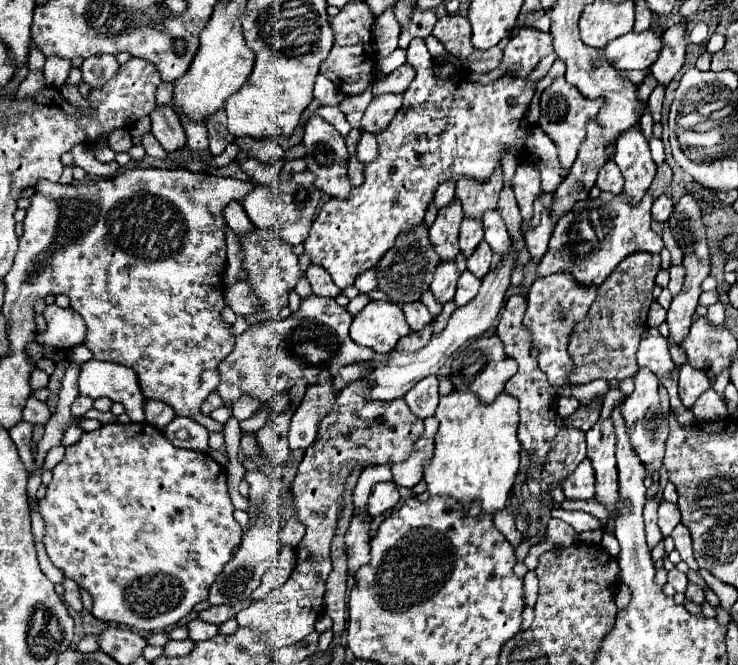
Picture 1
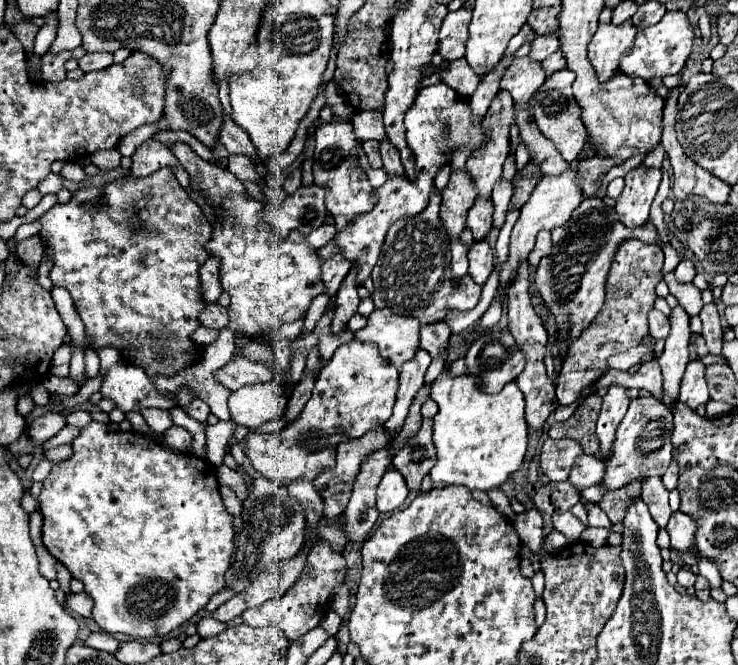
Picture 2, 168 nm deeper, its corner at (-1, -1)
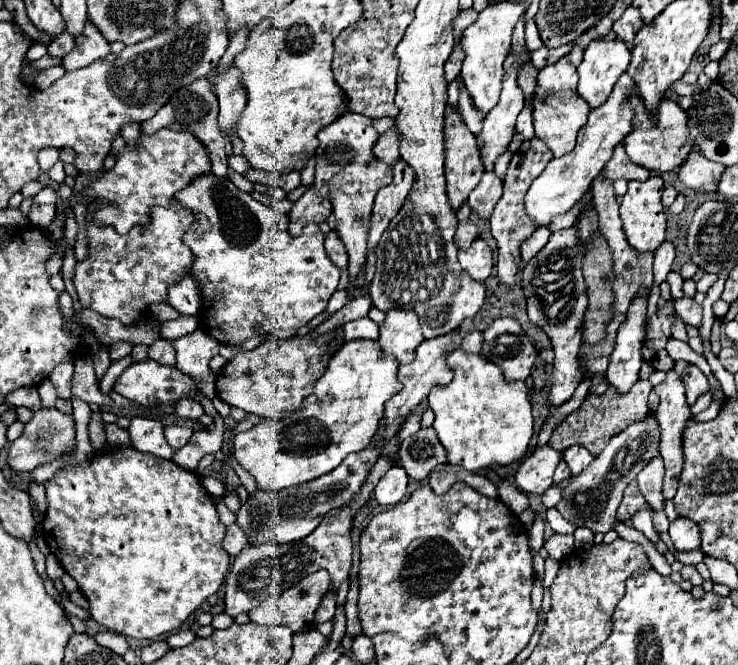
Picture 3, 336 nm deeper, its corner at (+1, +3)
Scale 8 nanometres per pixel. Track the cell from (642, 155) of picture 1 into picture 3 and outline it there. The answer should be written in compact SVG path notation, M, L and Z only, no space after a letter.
M652 176L646 182L628 182L628 192L624 194L624 200L620 204L620 218L626 240L638 252L654 252L666 240L666 214L662 206L662 190L664 182L660 176Z

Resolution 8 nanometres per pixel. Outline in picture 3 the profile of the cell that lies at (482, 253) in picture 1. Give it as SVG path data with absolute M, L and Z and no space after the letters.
M482 238L474 240L474 244L468 250L460 250L458 260L462 268L478 282L484 282L492 274L492 250Z

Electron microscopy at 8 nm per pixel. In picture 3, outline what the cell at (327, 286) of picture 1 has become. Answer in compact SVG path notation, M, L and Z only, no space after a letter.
M330 230L330 234L326 236L326 252L328 252L330 260L332 260L338 268L346 268L346 264L348 264L348 254L346 254L346 248L344 248L342 240L338 238L336 230Z

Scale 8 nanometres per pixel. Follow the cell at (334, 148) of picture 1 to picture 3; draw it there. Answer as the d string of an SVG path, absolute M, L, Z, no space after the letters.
M346 112L344 116L340 116L334 124L326 126L322 132L318 132L318 140L320 146L316 150L316 182L314 184L328 184L330 186L330 200L332 200L332 208L334 208L334 218L336 218L336 232L342 238L346 250L348 250L348 266L350 266L350 296L364 296L368 294L368 284L358 284L358 276L364 272L366 268L366 250L368 250L368 232L370 232L370 216L372 216L372 206L374 206L374 198L378 194L378 190L386 184L390 184L392 180L392 168L384 162L380 162L374 154L372 148L378 142L380 134L374 130L372 120L362 116L362 114L352 114Z

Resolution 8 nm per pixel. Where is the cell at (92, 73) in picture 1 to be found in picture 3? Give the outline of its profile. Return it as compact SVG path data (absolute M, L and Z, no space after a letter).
M86 18L82 36L76 38L72 52L62 58L62 66L66 70L78 70L108 54L110 54L110 44L104 40L104 36L98 32L98 28L94 24L90 24L90 20Z

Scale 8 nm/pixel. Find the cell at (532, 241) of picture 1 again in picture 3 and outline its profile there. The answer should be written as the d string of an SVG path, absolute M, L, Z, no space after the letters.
M538 228L530 238L526 238L524 242L522 242L522 246L520 246L520 254L522 254L522 260L524 262L528 262L546 242L548 242L548 238L550 238L550 230L548 228Z

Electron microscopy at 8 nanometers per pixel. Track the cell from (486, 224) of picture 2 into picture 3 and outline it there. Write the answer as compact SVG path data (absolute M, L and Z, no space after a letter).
M484 172L480 184L470 192L468 202L478 218L488 220L500 196L502 196L502 178L496 176L496 172Z

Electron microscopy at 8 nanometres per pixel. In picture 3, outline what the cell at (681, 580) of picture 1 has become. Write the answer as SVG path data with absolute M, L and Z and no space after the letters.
M684 566L680 574L682 574L682 578L684 578L684 580L688 580L688 582L692 582L694 586L702 586L702 582L704 582L704 580L702 580L702 576L698 574L698 570L696 570L696 566Z

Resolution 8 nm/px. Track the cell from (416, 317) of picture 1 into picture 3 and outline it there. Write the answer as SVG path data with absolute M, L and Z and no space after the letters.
M456 350L448 356L454 380L446 388L432 390L428 406L434 410L434 430L448 452L448 464L458 464L470 472L490 464L512 464L520 460L534 434L530 386L526 382L506 382L502 368L482 354Z

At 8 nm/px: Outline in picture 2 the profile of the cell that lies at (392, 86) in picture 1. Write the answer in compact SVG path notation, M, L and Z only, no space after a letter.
M364 110L356 112L352 116L354 134L358 140L382 140L384 138L384 126L380 116L374 116L376 110Z

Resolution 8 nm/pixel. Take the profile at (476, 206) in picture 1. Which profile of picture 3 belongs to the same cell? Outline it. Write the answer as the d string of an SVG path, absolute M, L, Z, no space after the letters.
M526 48L524 54L516 56L512 50L504 62L504 88L502 88L502 94L500 94L500 100L498 104L486 114L484 118L484 124L482 124L482 132L480 132L480 140L484 142L484 146L480 148L480 154L482 154L482 162L484 162L484 168L486 172L488 170L494 170L494 160L498 158L500 152L506 152L512 136L514 136L514 126L516 126L516 118L520 114L520 110L524 108L524 92L520 90L518 86L518 72L522 68L522 64L530 62L530 50Z

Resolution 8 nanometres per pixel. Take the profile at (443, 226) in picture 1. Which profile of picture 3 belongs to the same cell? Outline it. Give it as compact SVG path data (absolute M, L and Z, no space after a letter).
M446 106L446 182L452 208L460 208L480 182L484 172L480 160L476 136L466 128L458 110Z

